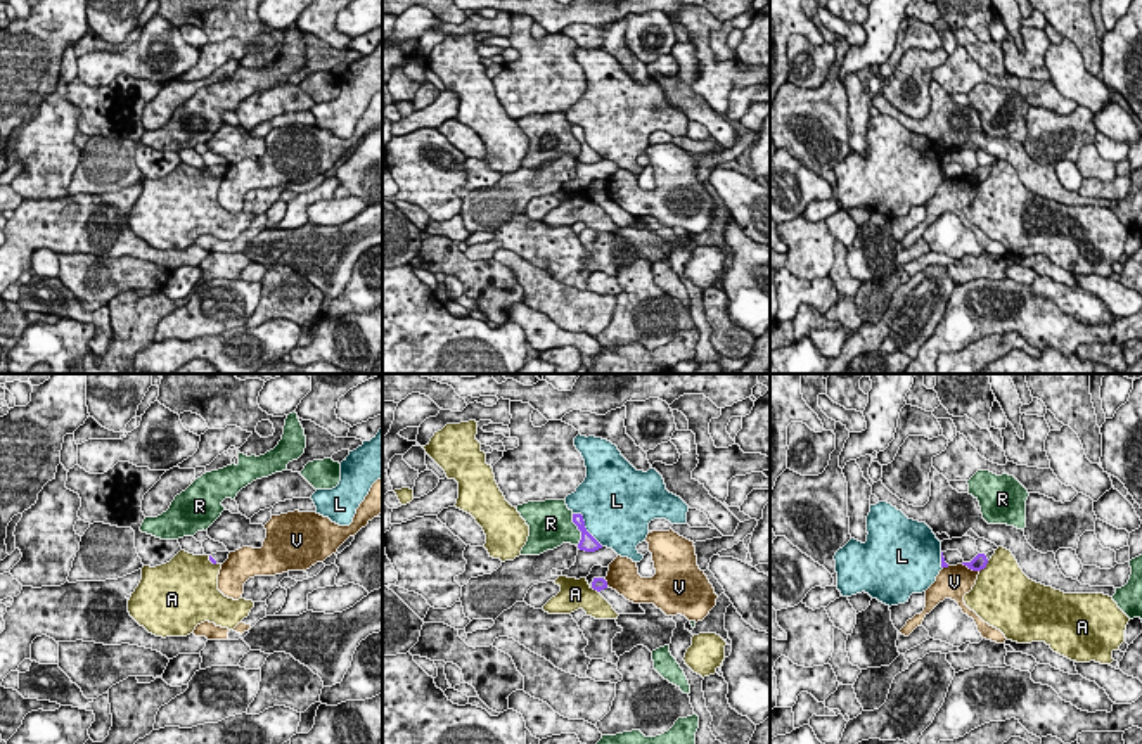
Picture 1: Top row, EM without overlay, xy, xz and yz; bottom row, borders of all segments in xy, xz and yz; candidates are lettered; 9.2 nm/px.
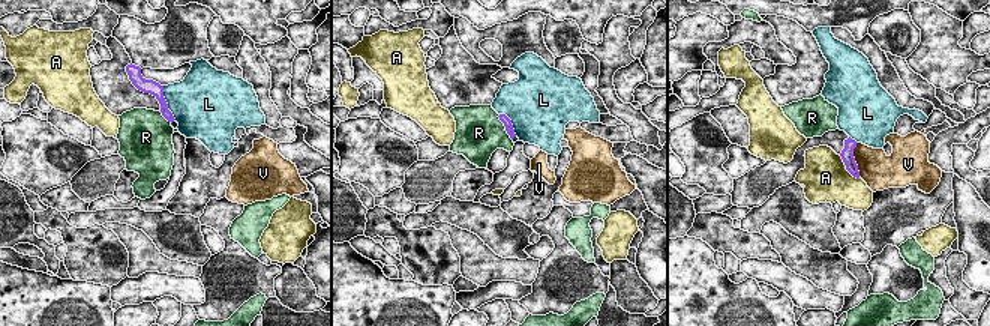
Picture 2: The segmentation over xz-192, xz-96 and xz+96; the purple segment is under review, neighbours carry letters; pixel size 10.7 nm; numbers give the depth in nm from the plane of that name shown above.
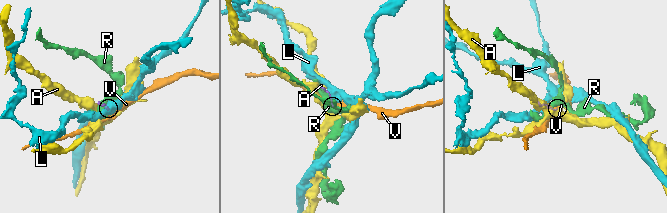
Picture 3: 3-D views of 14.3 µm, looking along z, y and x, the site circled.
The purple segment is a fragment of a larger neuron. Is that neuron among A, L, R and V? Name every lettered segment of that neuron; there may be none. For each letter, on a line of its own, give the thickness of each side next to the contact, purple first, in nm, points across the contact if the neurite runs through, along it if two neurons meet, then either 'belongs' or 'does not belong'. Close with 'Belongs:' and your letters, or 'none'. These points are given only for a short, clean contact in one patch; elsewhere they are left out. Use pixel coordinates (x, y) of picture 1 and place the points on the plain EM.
A: 140/480 nm | along yz (988, 173), (980, 184) | does not belong
L: 160/460 nm | does not belong
R: 160/380 nm | along xz (571, 127), (580, 144), (578, 158) | does not belong
V: 140/320 nm | along yz (962, 175), (978, 184) | does not belong
Belongs: none

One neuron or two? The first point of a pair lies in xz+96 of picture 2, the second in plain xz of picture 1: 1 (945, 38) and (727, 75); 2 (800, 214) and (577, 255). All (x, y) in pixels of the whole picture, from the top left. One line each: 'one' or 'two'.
1: one
2: one

